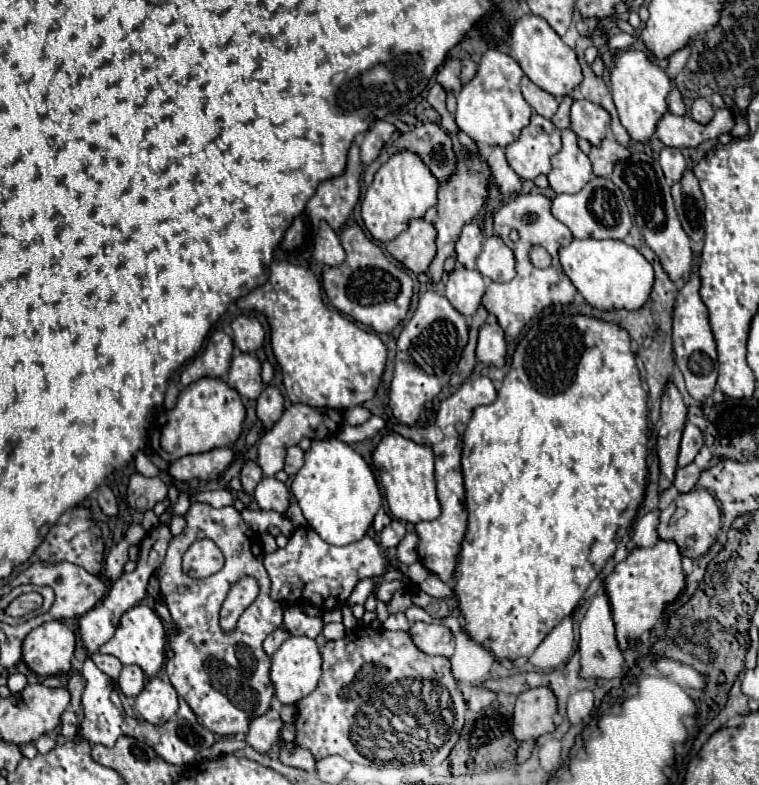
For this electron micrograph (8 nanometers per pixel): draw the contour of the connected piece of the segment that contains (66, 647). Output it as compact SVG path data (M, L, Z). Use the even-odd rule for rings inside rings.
M51 620L29 632L23 642L23 660L41 676L67 674L75 644L75 632L65 622Z

